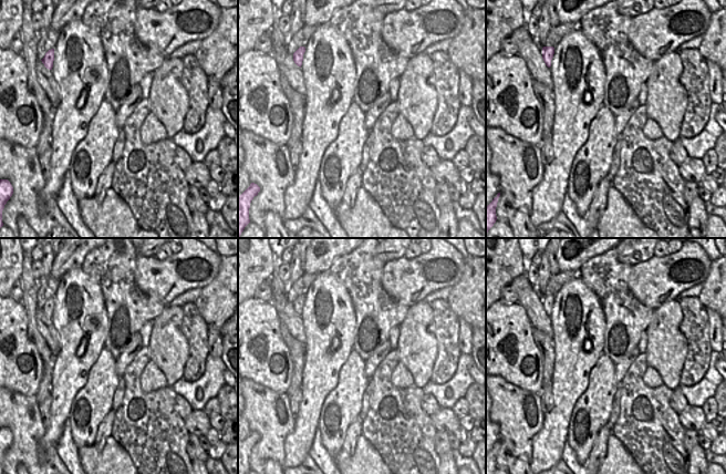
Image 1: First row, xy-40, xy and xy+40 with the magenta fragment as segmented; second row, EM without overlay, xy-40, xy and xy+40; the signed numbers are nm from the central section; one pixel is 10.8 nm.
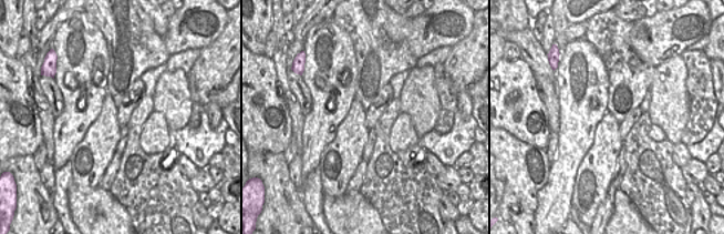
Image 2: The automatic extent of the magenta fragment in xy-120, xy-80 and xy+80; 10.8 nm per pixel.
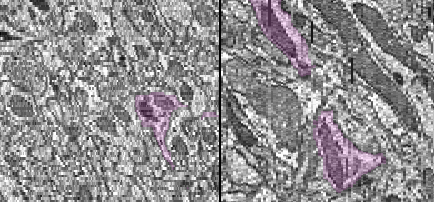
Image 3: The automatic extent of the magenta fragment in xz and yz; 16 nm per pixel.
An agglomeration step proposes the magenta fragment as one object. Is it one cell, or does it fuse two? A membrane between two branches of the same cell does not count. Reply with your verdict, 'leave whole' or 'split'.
leave whole

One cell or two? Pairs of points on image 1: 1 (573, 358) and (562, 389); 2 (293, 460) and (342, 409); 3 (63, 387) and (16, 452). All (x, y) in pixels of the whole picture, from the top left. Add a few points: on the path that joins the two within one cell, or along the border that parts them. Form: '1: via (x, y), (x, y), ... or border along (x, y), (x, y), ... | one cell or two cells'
1: via (572, 366), (569, 381) | one cell
2: border along (324, 401), (318, 426) | two cells
3: border along (44, 430), (42, 443), (45, 449) | two cells

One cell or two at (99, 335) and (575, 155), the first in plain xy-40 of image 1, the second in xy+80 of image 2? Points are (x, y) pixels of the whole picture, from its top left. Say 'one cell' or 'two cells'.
one cell

